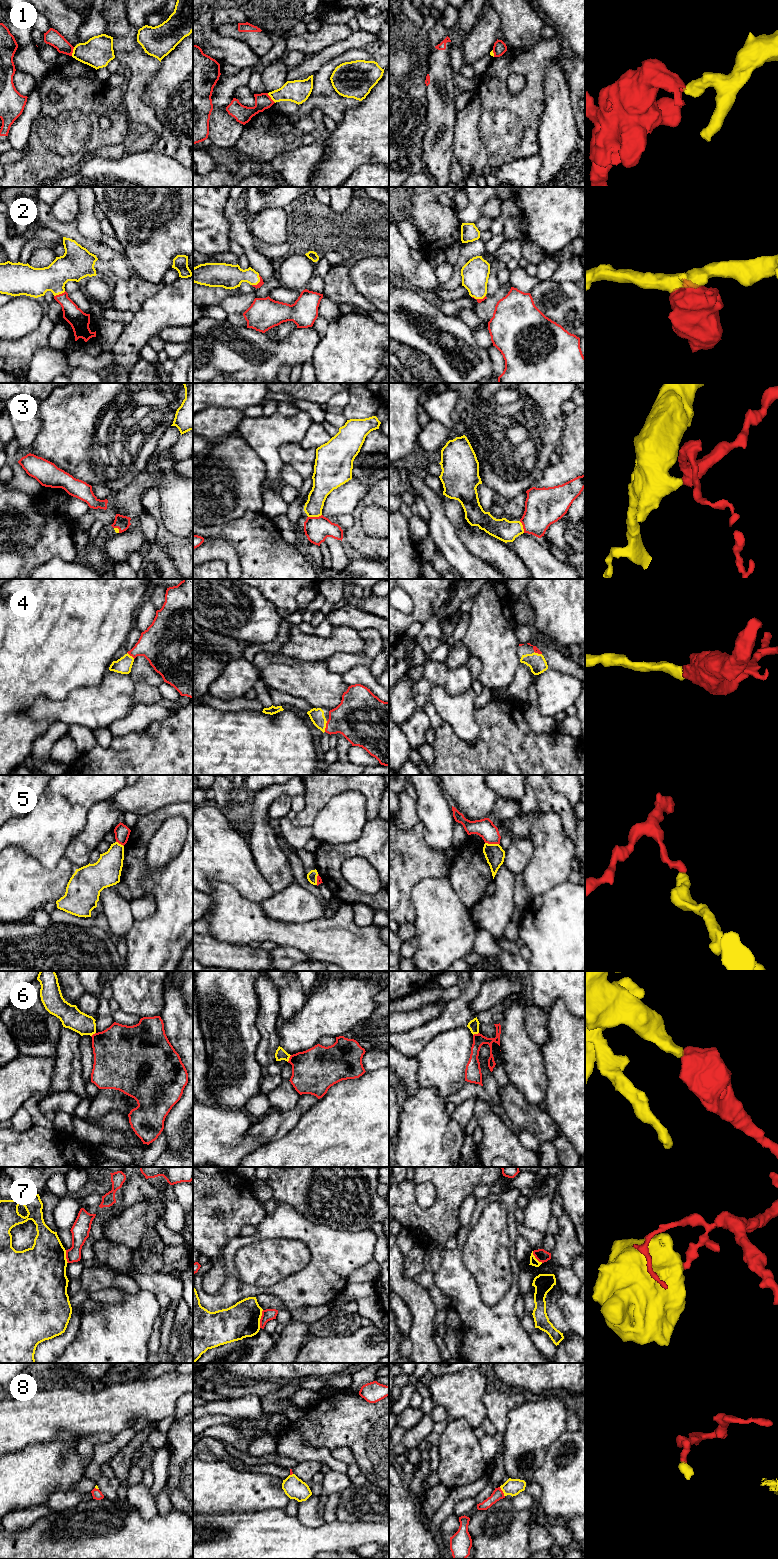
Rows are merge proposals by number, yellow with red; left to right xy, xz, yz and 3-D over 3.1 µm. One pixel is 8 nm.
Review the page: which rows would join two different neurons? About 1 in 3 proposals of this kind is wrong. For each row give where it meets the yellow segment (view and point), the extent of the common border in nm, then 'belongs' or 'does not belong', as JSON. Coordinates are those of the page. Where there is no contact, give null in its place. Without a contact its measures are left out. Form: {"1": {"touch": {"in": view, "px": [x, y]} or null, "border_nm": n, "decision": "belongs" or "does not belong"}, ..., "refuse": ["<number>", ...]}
{"1": {"touch": {"in": "xz", "px": [271, 98]}, "border_nm": 100, "decision": "does not belong"}, "2": {"touch": {"in": "xy", "px": [59, 293]}, "border_nm": 100, "decision": "belongs"}, "3": {"touch": {"in": "xz", "px": [314, 516]}, "border_nm": 110, "decision": "belongs"}, "4": {"touch": {"in": "xz", "px": [325, 726]}, "border_nm": 90, "decision": "belongs"}, "5": {"touch": {"in": "yz", "px": [492, 844]}, "border_nm": 110, "decision": "does not belong"}, "6": {"touch": {"in": "xz", "px": [289, 1057]}, "border_nm": 70, "decision": "does not belong"}, "7": {"touch": {"in": "xz", "px": [260, 1318]}, "border_nm": 150, "decision": "does not belong"}, "8": {"touch": {"in": "yz", "px": [503, 1492]}, "border_nm": 90, "decision": "belongs"}, "refuse": ["1", "5", "6", "7"]}

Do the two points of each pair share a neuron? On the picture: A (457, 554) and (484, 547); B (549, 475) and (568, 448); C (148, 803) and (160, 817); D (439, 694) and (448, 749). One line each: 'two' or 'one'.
A: two
B: one
C: two
D: two

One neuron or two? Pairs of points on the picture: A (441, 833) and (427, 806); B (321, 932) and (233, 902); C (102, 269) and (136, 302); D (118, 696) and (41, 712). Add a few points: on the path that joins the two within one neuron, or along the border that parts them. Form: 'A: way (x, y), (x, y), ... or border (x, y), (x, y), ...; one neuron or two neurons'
A: way (438, 826), (437, 816), (434, 813); one neuron
B: way (299, 932), (266, 930), (259, 928), (255, 924); one neuron
C: border (130, 278), (129, 309); two neurons
D: way (99, 705), (81, 706), (72, 710), (60, 710); one neuron

